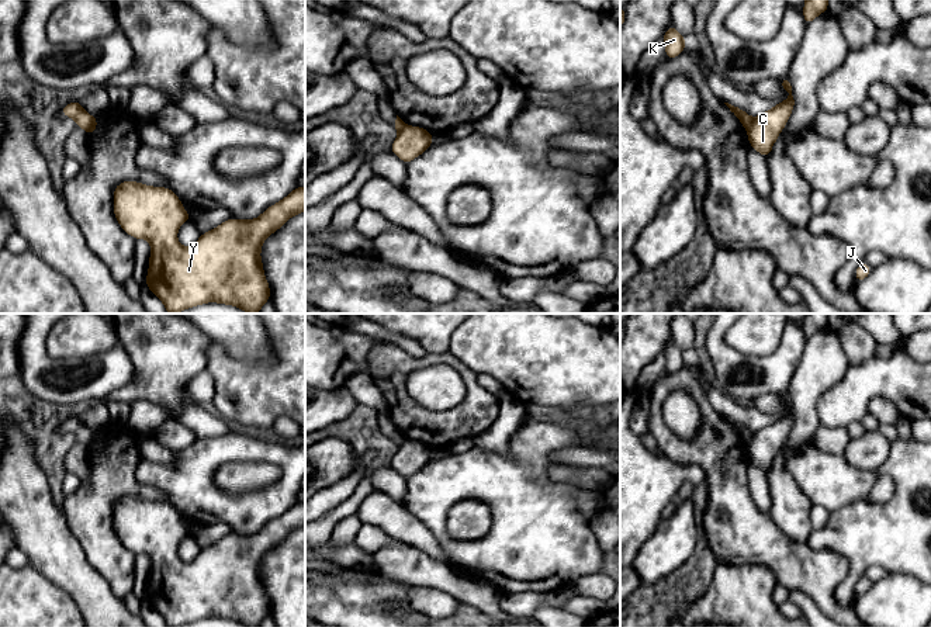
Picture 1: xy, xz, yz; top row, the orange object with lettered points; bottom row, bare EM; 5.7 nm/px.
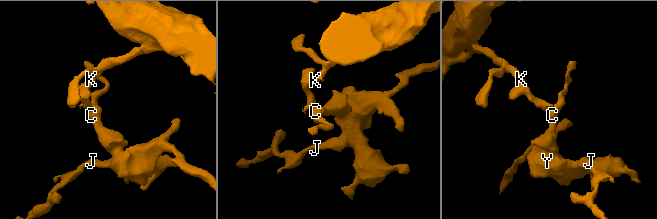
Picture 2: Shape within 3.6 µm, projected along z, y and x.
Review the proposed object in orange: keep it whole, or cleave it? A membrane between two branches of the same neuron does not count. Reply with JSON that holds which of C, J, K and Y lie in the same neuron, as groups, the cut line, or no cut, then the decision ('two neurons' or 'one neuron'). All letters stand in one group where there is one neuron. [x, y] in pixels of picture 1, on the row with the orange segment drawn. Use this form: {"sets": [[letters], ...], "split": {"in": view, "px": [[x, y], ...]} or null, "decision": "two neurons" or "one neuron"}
{"sets": [["C", "J", "Y"], ["K"]], "split": {"in": "yz", "px": [[751, 118], [746, 128]]}, "decision": "two neurons"}

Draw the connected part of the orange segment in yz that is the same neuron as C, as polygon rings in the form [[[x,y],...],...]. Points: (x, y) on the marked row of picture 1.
[[[783,77],[779,82],[783,91],[792,96],[761,115],[751,118],[747,128],[750,145],[765,159],[769,156],[773,143],[785,128],[796,101],[789,77]]]

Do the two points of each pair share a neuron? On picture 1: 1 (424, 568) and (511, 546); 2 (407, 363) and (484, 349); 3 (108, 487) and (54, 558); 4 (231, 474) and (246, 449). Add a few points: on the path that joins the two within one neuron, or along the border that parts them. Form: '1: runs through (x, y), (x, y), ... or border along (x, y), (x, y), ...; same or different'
1: border along (446, 565), (456, 574), (476, 581); different
2: border along (449, 350), (476, 374); different
3: border along (61, 509), (65, 523), (83, 550), (87, 563); different
4: border along (272, 464), (224, 463), (218, 468), (214, 482); different

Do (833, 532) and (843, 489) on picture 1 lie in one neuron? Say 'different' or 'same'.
same

